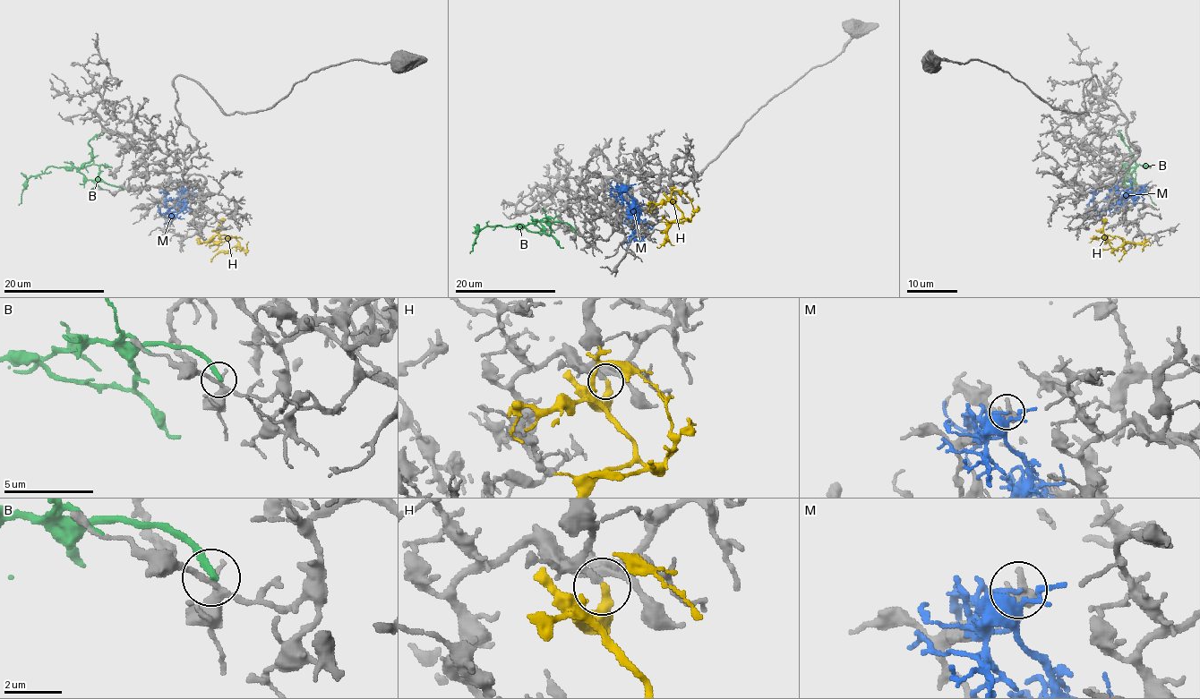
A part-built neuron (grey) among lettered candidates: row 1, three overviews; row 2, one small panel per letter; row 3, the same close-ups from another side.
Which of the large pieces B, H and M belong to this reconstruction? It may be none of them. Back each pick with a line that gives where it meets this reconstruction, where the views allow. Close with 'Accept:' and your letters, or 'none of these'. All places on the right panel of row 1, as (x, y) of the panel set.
H: Touches grey at (1099, 221)
Accept: H

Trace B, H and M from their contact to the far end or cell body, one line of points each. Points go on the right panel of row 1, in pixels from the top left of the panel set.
B: (1134, 188), (1124, 183), (1129, 166), (1130, 175), (1156, 205)
H: (1099, 221), (1101, 220), (1104, 224), (1105, 234), (1127, 242), (1148, 241), (1149, 245)
M: (1087, 211), (1097, 215), (1108, 209), (1118, 197), (1134, 196), (1146, 184)

